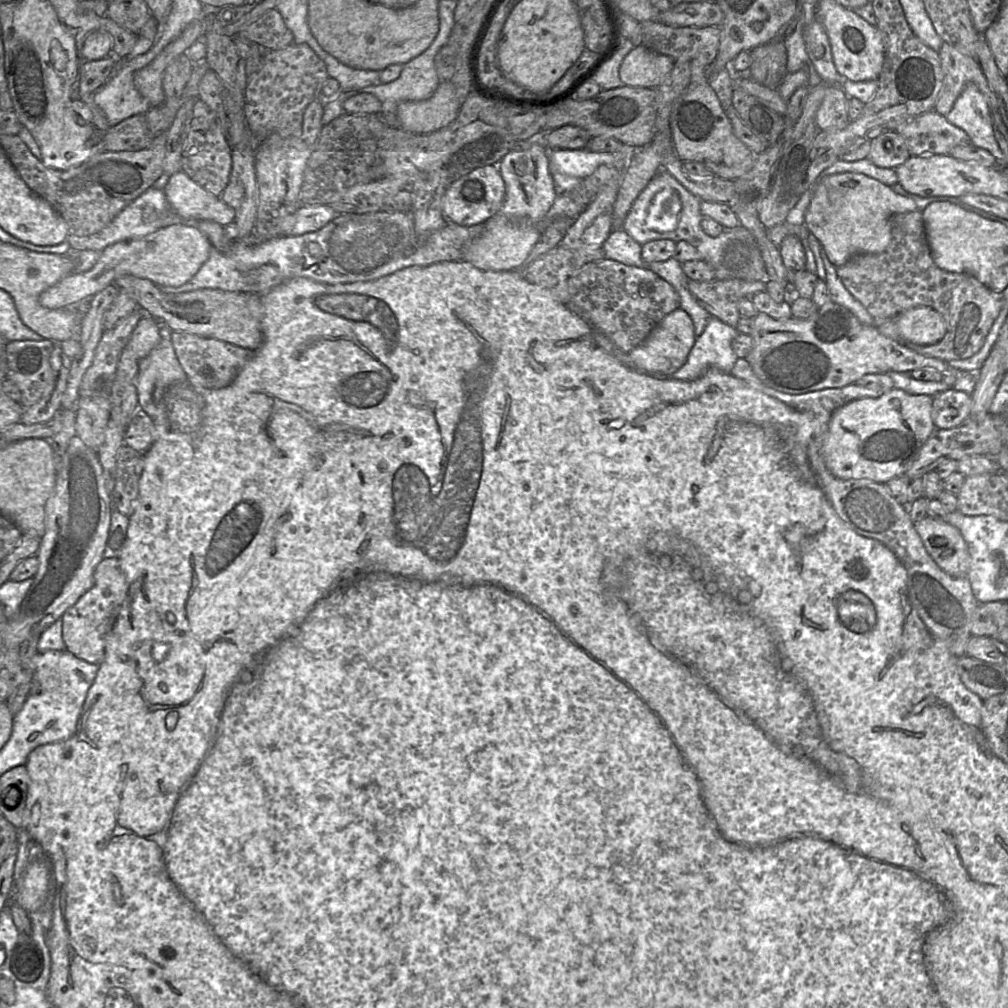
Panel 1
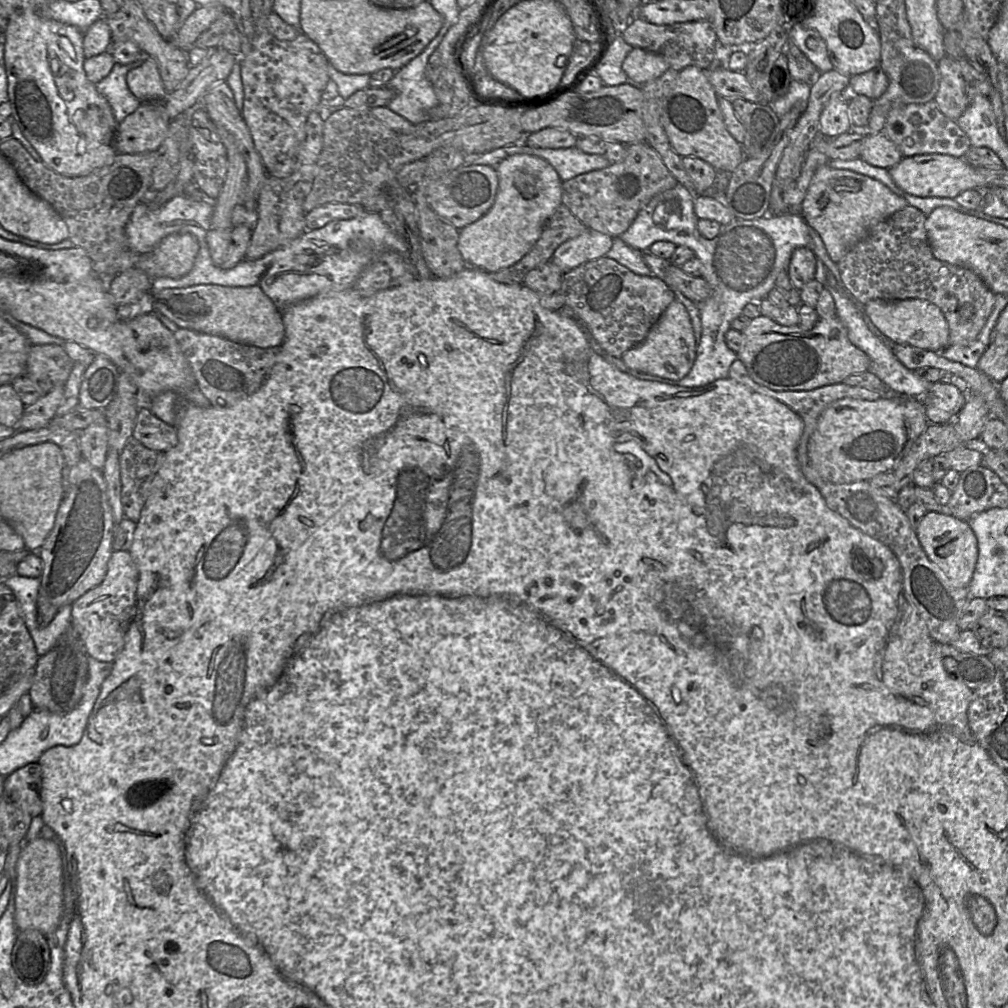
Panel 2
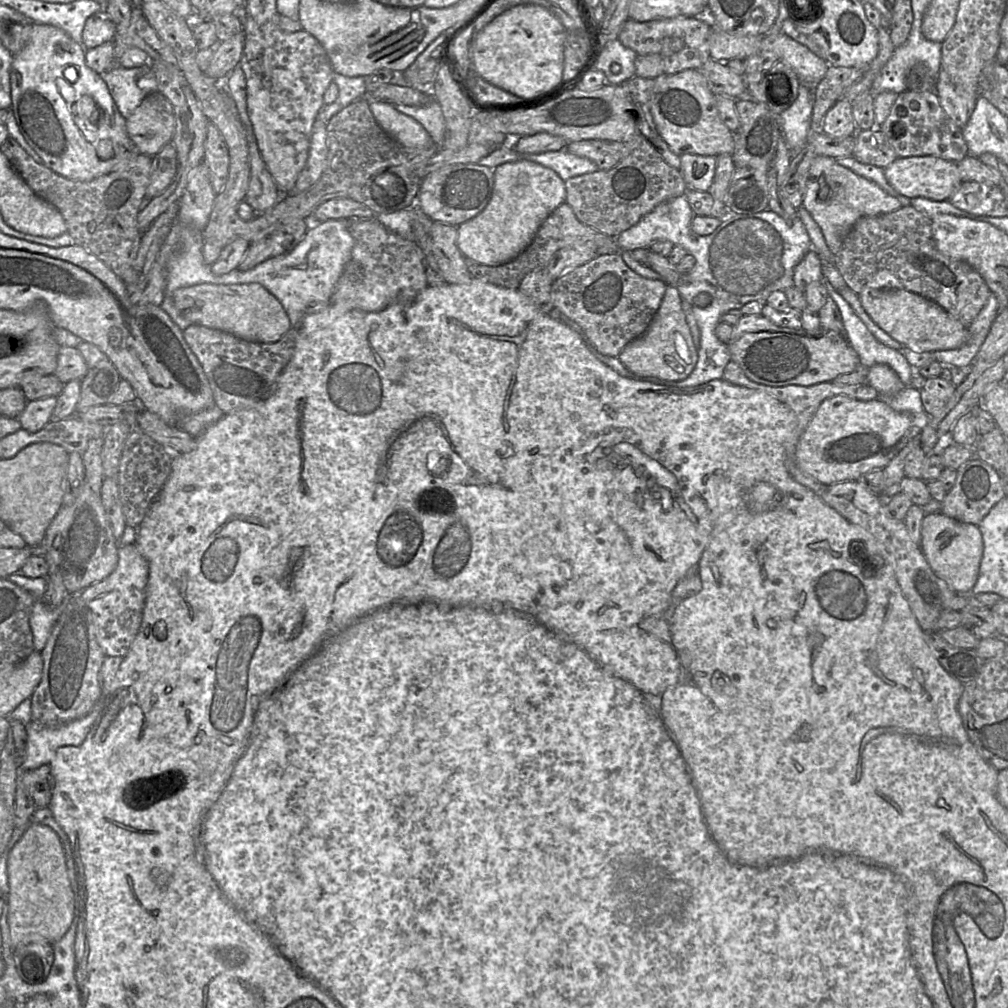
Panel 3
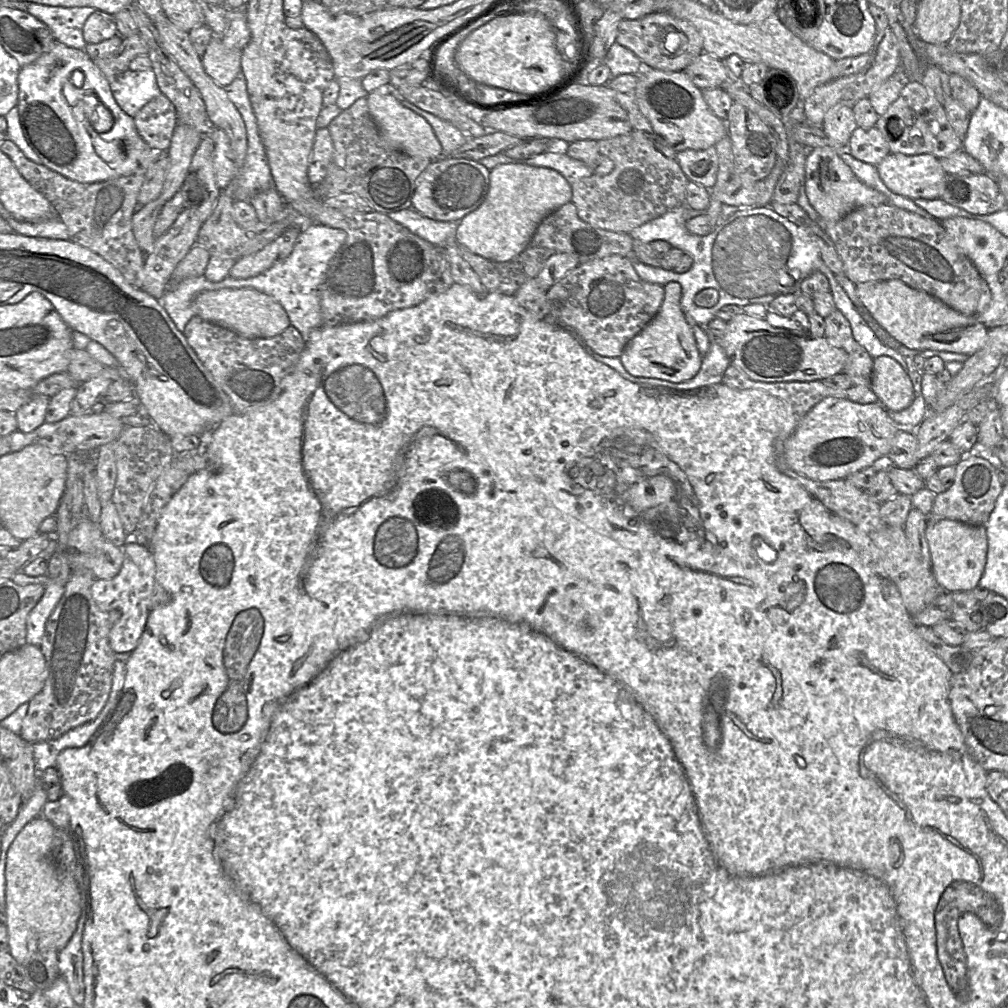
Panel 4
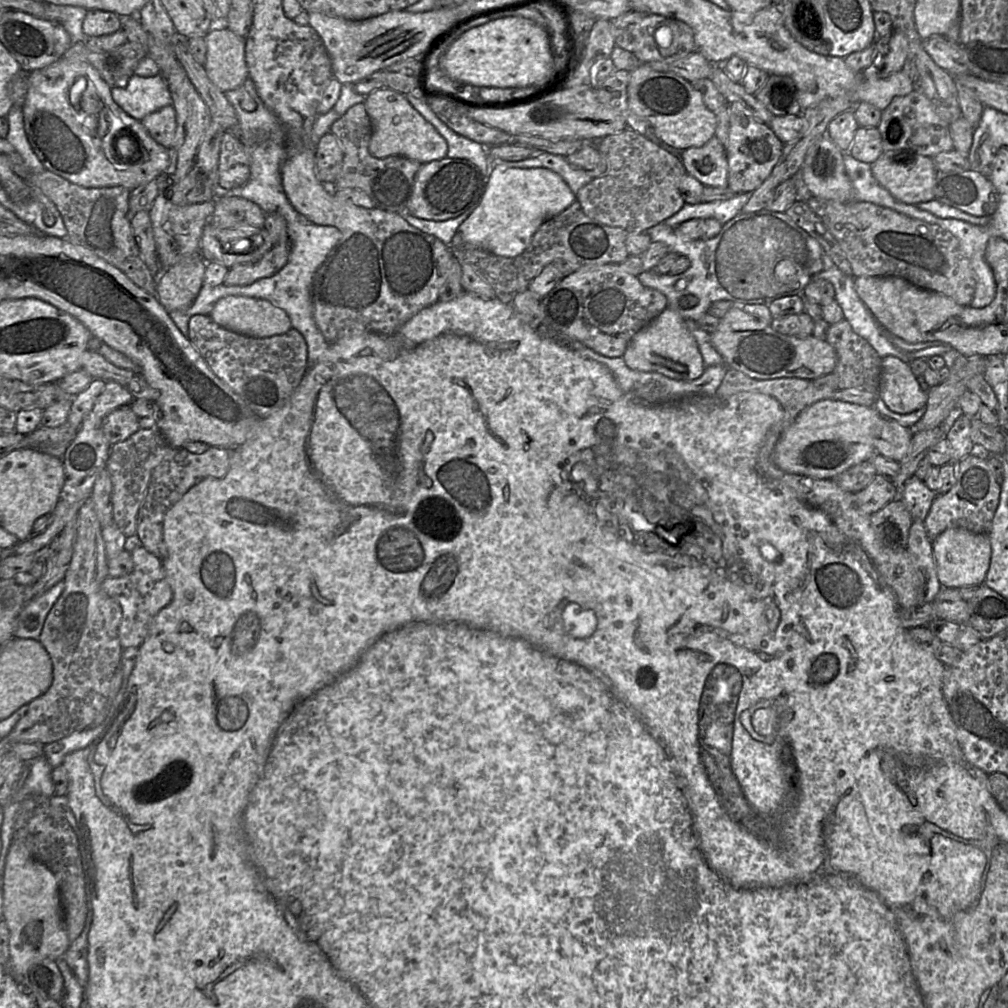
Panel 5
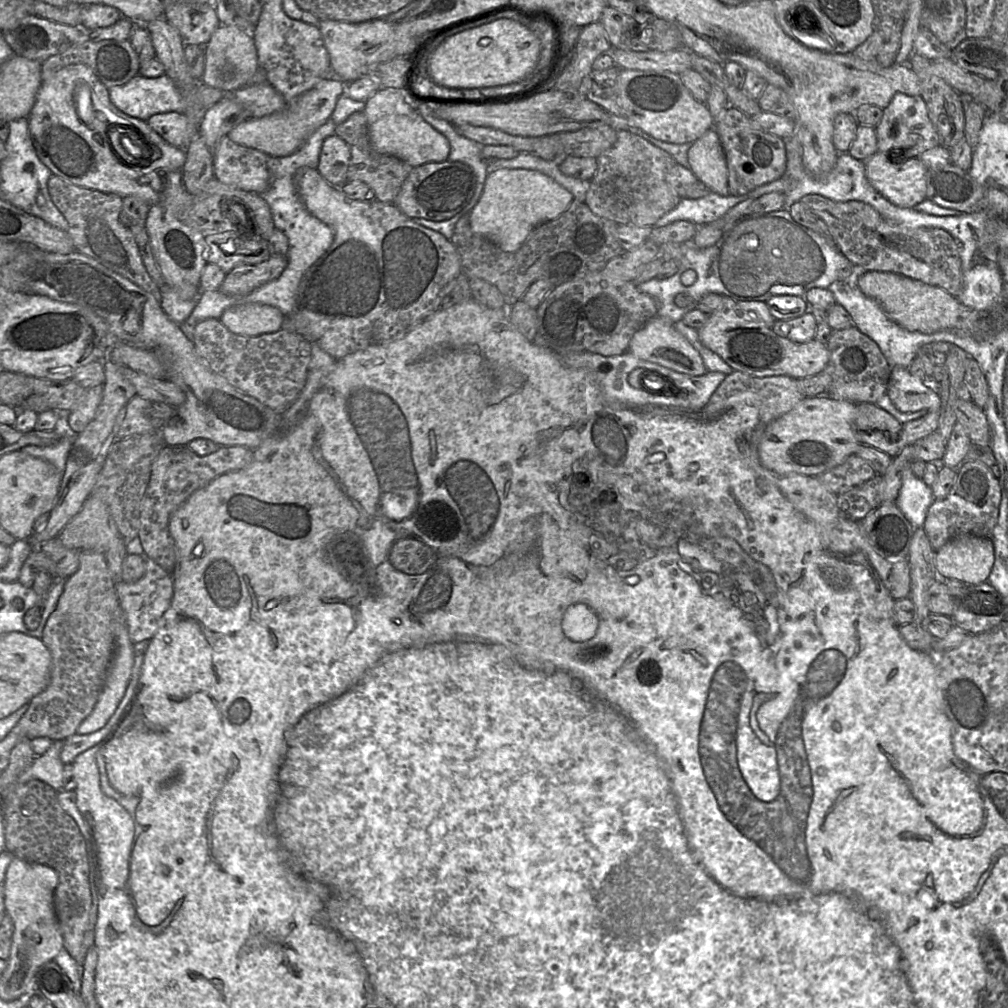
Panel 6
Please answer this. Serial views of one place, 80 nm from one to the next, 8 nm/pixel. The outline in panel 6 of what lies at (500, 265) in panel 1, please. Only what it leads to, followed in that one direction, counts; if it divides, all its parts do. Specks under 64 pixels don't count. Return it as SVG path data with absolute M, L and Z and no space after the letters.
M500 169L487 175L483 193L469 214L471 230L505 252L517 251L530 232L564 213L573 195L551 177L527 169Z

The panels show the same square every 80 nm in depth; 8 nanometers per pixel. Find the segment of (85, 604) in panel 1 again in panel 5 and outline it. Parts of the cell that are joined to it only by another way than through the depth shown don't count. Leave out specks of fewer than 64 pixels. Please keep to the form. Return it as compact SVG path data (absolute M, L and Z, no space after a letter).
M139 546L130 552L134 568L122 577L107 577L102 583L103 591L120 605L122 618L118 636L122 649L139 647L145 640L150 624L158 612L172 600L172 590L167 581L162 561Z

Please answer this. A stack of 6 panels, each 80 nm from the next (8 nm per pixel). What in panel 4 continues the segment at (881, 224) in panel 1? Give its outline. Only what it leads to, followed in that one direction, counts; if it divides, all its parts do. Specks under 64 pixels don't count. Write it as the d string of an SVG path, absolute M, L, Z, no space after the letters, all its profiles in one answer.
M831 147L809 149L805 163L805 193L821 220L838 221L856 208L889 204L888 198L865 185L840 157L840 151Z

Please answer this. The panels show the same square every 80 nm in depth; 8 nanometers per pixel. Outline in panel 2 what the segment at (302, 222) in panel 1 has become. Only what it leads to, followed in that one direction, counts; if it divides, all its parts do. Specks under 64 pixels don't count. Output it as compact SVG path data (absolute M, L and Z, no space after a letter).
M327 203L305 214L306 230L319 229L334 220L351 219L367 212L360 205Z

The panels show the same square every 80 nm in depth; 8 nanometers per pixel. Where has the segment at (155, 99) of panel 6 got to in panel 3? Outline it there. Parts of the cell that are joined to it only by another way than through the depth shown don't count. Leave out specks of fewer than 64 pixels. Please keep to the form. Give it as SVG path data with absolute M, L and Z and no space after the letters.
M114 65L102 77L120 113L128 119L148 95L137 86L137 81L151 72L151 66L143 65L126 69Z

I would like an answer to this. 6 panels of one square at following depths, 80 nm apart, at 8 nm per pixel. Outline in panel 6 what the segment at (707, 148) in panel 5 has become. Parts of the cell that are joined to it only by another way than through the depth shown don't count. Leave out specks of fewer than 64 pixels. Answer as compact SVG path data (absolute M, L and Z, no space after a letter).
M713 128L692 143L687 156L690 170L697 179L711 192L721 196L729 195L725 153Z

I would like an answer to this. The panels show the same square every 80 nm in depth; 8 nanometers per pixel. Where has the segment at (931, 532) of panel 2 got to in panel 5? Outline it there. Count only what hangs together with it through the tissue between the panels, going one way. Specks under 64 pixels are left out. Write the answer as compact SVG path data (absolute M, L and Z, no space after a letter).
M948 528L932 541L938 580L942 587L961 588L983 585L991 561L988 534L974 533L964 528Z

